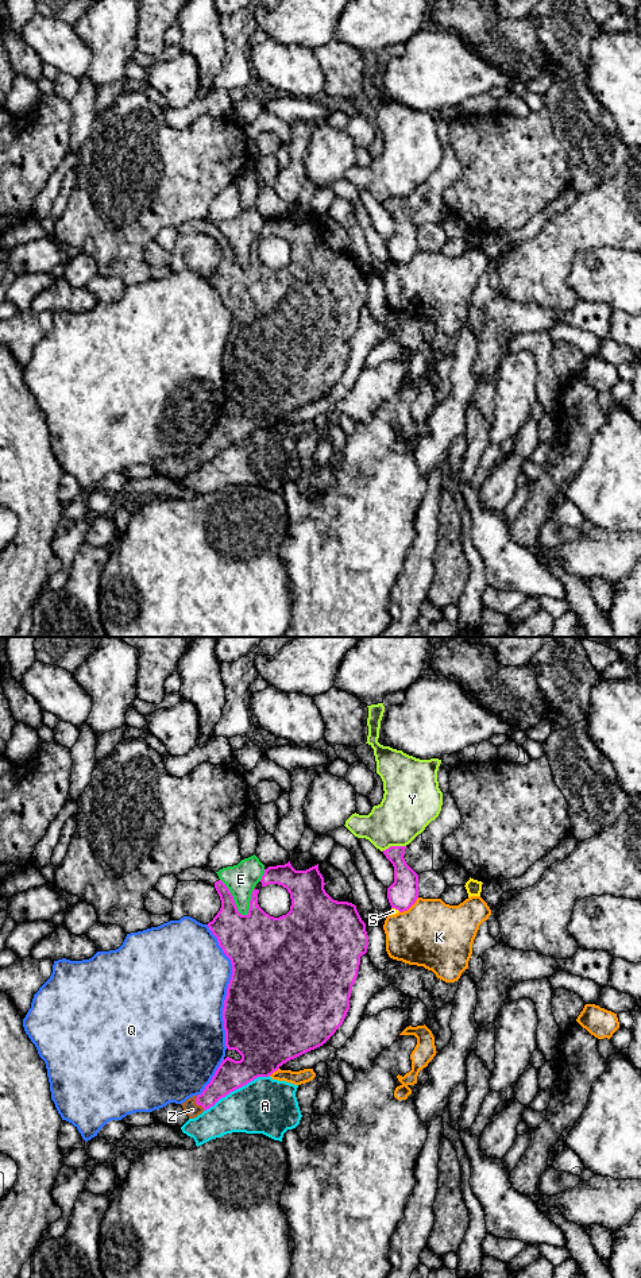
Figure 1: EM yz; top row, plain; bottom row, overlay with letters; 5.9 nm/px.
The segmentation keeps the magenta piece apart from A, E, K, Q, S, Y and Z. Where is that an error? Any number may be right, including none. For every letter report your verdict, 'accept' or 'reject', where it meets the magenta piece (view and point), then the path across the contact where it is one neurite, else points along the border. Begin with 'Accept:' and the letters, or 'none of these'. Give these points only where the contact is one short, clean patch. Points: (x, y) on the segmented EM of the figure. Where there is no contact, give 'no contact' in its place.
Accept: Z
A: reject; meets magenta in yz at (236, 1088)
E: reject; meets magenta in yz at (232, 899)
K: reject; meets magenta in yz at (409, 907)
Q: reject; meets magenta in yz at (228, 987)
S: reject; meets magenta in yz at (396, 908); border along yz (392, 907), (400, 911)
Y: reject; meets magenta in yz at (393, 846); border along yz (405, 845), (390, 845), (382, 850)
Z: accept; meets magenta in yz at (196, 1103); runs through yz (228, 1077), (204, 1101), (196, 1103), (192, 1109)

